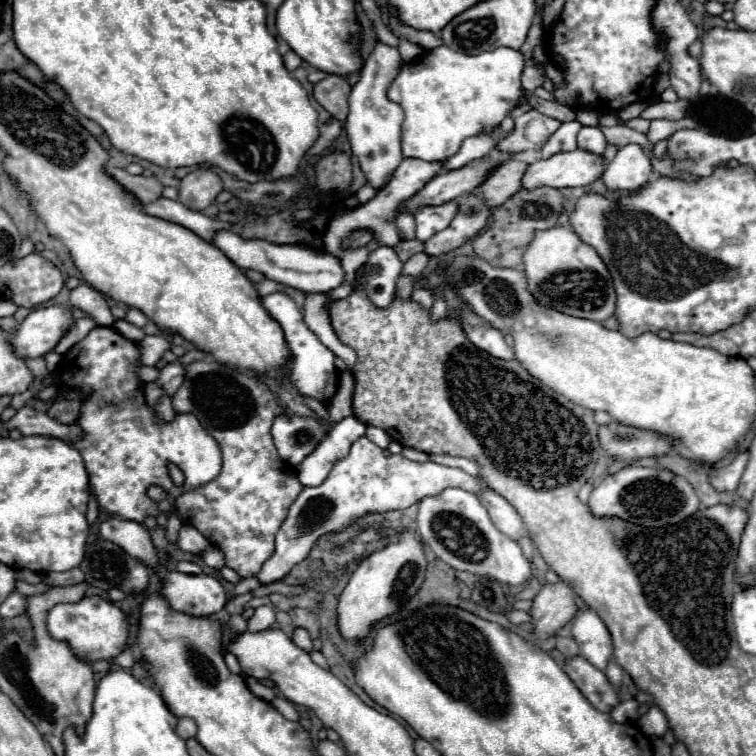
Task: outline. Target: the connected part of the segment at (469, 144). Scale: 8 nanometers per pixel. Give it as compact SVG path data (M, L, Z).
M506 117L502 127L490 135L476 135L476 137L470 137L462 143L460 151L450 157L446 163L444 163L444 171L456 171L456 169L462 169L464 165L468 165L470 161L474 159L480 159L484 157L500 139L504 139L514 127L514 119L512 117Z

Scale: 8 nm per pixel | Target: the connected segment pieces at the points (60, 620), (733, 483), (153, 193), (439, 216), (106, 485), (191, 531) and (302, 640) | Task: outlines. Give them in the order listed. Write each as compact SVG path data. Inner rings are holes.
M100 595L92 597L82 597L76 603L58 603L48 611L46 617L48 633L56 641L66 641L72 653L84 661L84 663L94 663L98 659L112 661L118 657L126 645L128 645L128 635L130 635L130 619L126 613L122 613L114 603L102 599Z
M740 453L734 457L734 461L722 469L712 469L712 479L710 483L718 489L718 491L736 491L738 481L744 473L748 461L748 453Z
M104 167L104 173L114 177L114 181L118 181L120 187L140 203L150 203L160 197L162 185L154 177L144 177L144 175L134 177L118 167Z
M456 201L438 205L438 207L422 207L422 209L418 209L416 215L414 215L414 219L418 217L416 237L420 241L426 241L432 235L436 235L438 231L444 231L452 223L456 213L458 213L458 203Z
M94 327L82 341L78 341L68 353L62 355L58 369L54 371L58 377L58 385L64 389L72 389L80 393L80 415L76 425L82 429L82 437L72 441L72 447L82 455L88 477L90 477L90 491L98 501L98 509L116 515L122 519L130 519L136 523L144 523L148 515L158 517L158 513L174 513L174 499L186 491L198 489L214 481L222 469L222 451L216 439L200 425L194 413L176 413L172 421L162 421L152 407L146 403L144 397L144 381L138 377L140 371L140 355L142 349L138 343L126 339L112 327ZM168 465L178 465L186 477L182 487L176 487L170 479ZM150 485L160 485L168 491L168 499L156 503L152 501L146 491Z
M182 525L180 529L180 535L178 535L178 543L176 543L182 551L186 553L194 553L194 555L202 555L208 547L210 547L210 541L198 533L194 527L186 527Z
M296 629L294 631L294 635L292 635L292 641L298 645L298 647L302 647L304 651L312 651L312 639L310 639L310 635L308 635L308 631L306 629Z

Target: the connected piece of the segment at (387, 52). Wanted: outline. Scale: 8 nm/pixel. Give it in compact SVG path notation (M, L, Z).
M378 41L360 71L358 83L352 87L348 97L350 113L344 123L344 129L352 145L352 155L358 159L360 169L368 179L368 185L372 185L374 189L386 187L386 183L392 179L394 171L404 159L402 157L402 109L396 103L390 103L386 99L386 89L398 75L400 63L402 59L398 49Z

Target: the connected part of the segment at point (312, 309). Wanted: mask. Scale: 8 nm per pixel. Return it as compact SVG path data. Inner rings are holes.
M338 287L330 293L318 293L318 295L306 295L306 305L304 305L304 321L306 325L318 335L318 339L346 363L346 369L354 373L356 365L356 355L350 347L346 347L334 333L332 321L330 321L330 303L348 297L352 291L350 287Z

